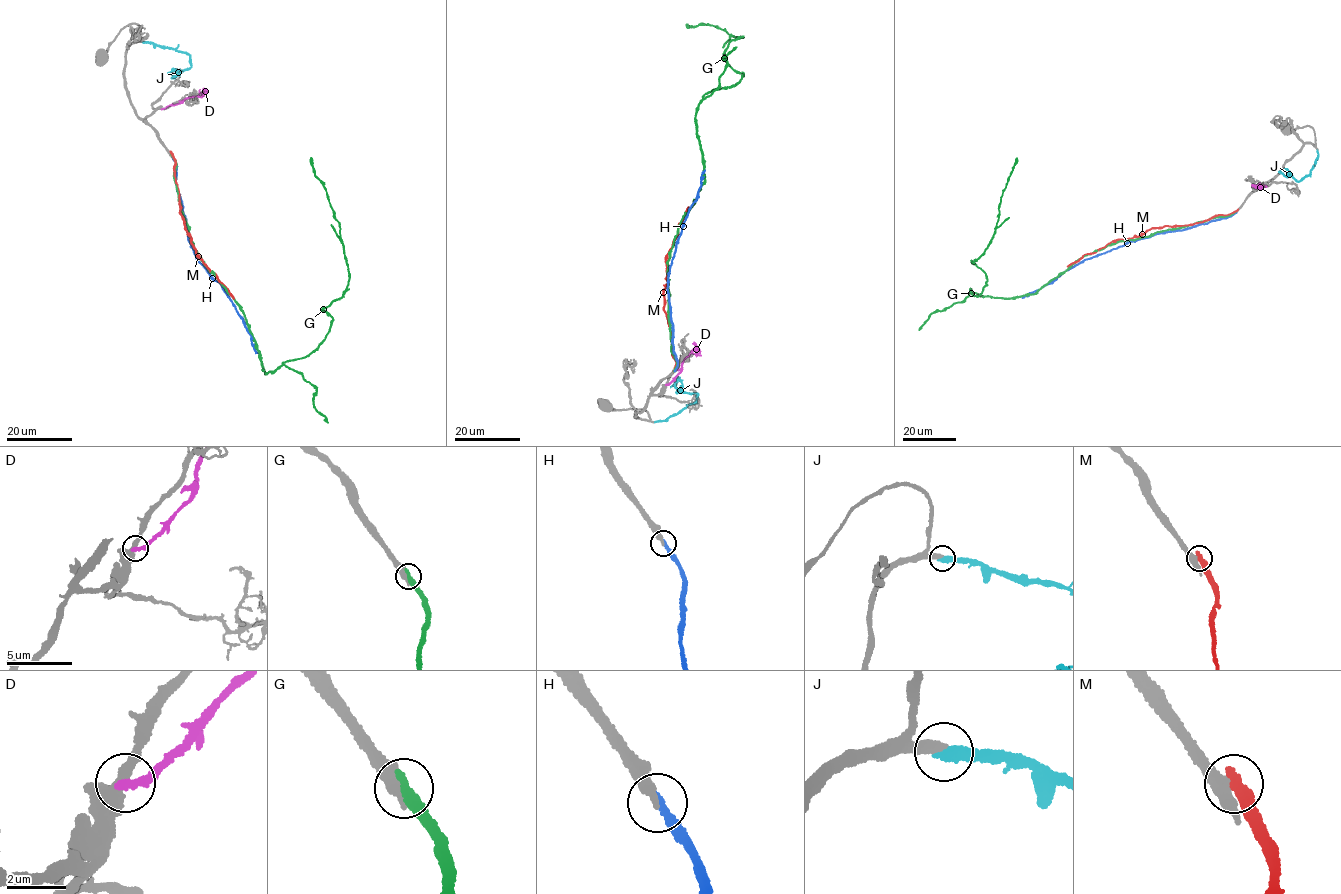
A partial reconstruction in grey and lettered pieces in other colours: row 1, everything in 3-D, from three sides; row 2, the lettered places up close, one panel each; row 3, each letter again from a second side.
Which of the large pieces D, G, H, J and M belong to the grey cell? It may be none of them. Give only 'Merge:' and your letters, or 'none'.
Merge: G, J

